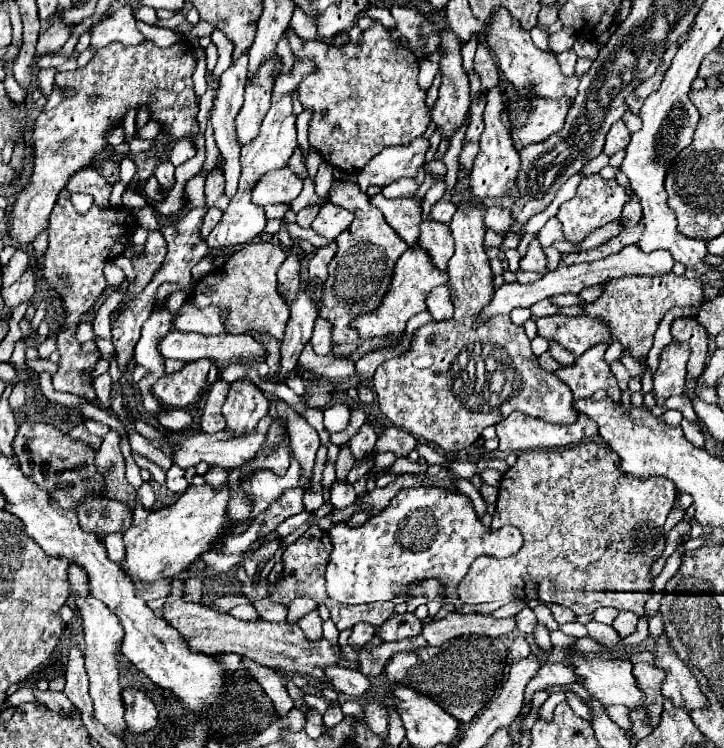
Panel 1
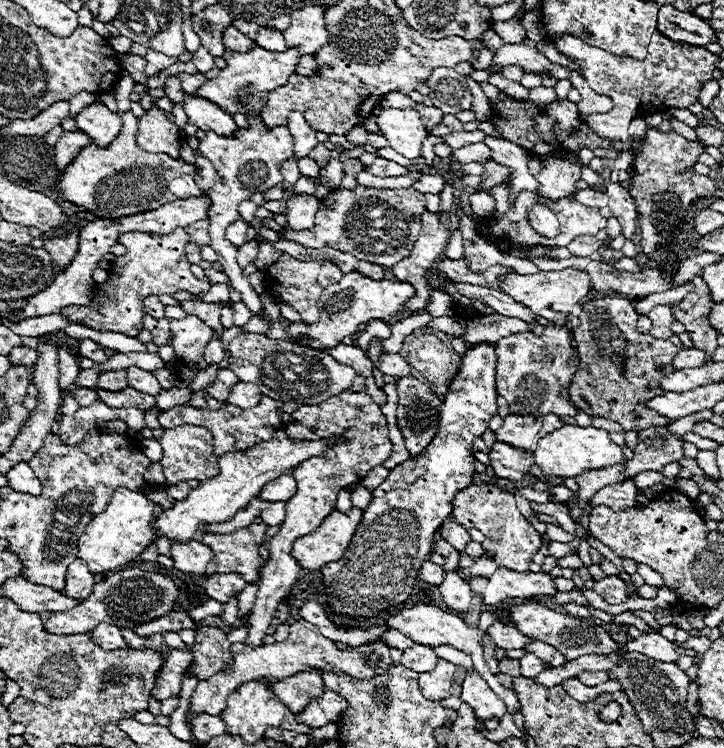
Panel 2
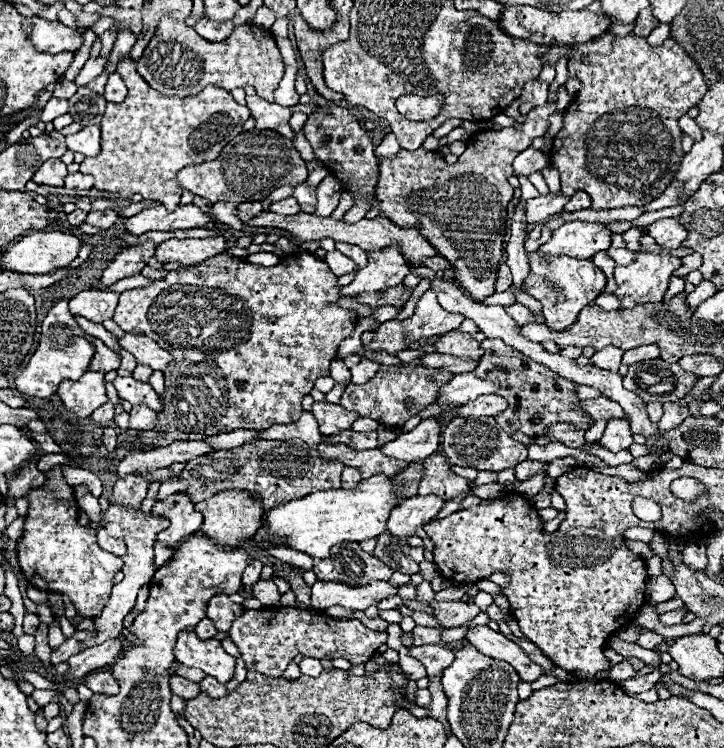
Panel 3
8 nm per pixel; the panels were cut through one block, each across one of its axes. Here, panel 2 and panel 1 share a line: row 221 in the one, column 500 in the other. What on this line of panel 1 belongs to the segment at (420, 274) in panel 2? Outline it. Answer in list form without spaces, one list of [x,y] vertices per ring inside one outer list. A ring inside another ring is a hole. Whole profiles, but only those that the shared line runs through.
[[[512,412],[508,418],[504,418],[502,422],[496,424],[496,432],[498,432],[502,452],[526,452],[526,450],[534,450],[534,448],[558,448],[558,446],[578,444],[582,440],[598,436],[596,422],[592,422],[588,416],[582,416],[582,414],[578,414],[576,422],[562,426],[562,424],[550,424],[546,420],[540,420],[540,418],[522,414],[522,412]]]

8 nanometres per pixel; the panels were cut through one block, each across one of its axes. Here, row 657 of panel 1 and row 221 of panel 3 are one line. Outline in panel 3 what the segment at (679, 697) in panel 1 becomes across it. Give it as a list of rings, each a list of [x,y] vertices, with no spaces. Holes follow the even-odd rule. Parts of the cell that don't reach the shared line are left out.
[[[676,218],[656,220],[654,224],[648,226],[648,234],[656,240],[658,246],[668,248],[668,250],[680,248],[682,240],[688,236],[688,232],[684,230],[684,226]]]

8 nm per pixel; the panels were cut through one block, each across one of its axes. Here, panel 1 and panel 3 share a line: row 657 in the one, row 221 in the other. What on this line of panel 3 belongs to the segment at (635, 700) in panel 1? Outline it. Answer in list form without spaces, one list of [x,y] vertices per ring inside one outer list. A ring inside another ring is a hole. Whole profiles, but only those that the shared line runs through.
[[[566,222],[558,230],[554,230],[550,242],[542,244],[538,252],[546,254],[546,258],[552,256],[572,256],[572,258],[592,258],[600,250],[610,248],[610,230],[604,228],[604,224],[596,222]]]

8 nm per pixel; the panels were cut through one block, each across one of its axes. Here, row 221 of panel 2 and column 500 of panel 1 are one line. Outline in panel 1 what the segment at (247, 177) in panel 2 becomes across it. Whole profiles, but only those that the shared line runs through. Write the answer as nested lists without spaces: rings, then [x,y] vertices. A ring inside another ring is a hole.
[[[492,206],[486,210],[486,216],[484,216],[486,230],[492,230],[496,234],[506,234],[512,228],[512,224],[514,224],[512,212],[498,206]]]

